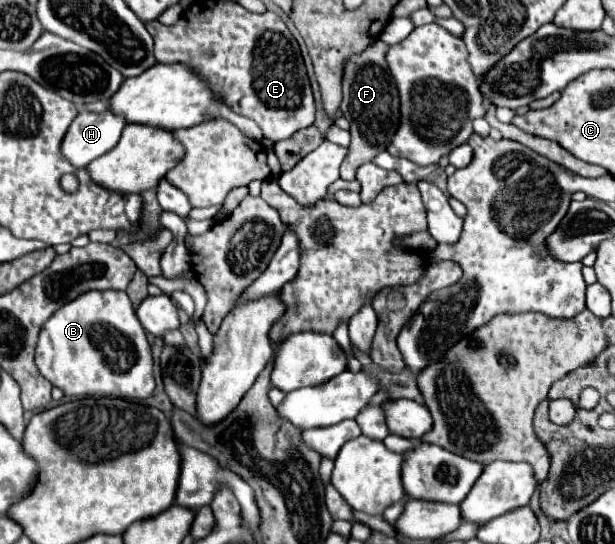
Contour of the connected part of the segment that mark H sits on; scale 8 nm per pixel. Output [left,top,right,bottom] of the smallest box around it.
[61,110,123,168]

